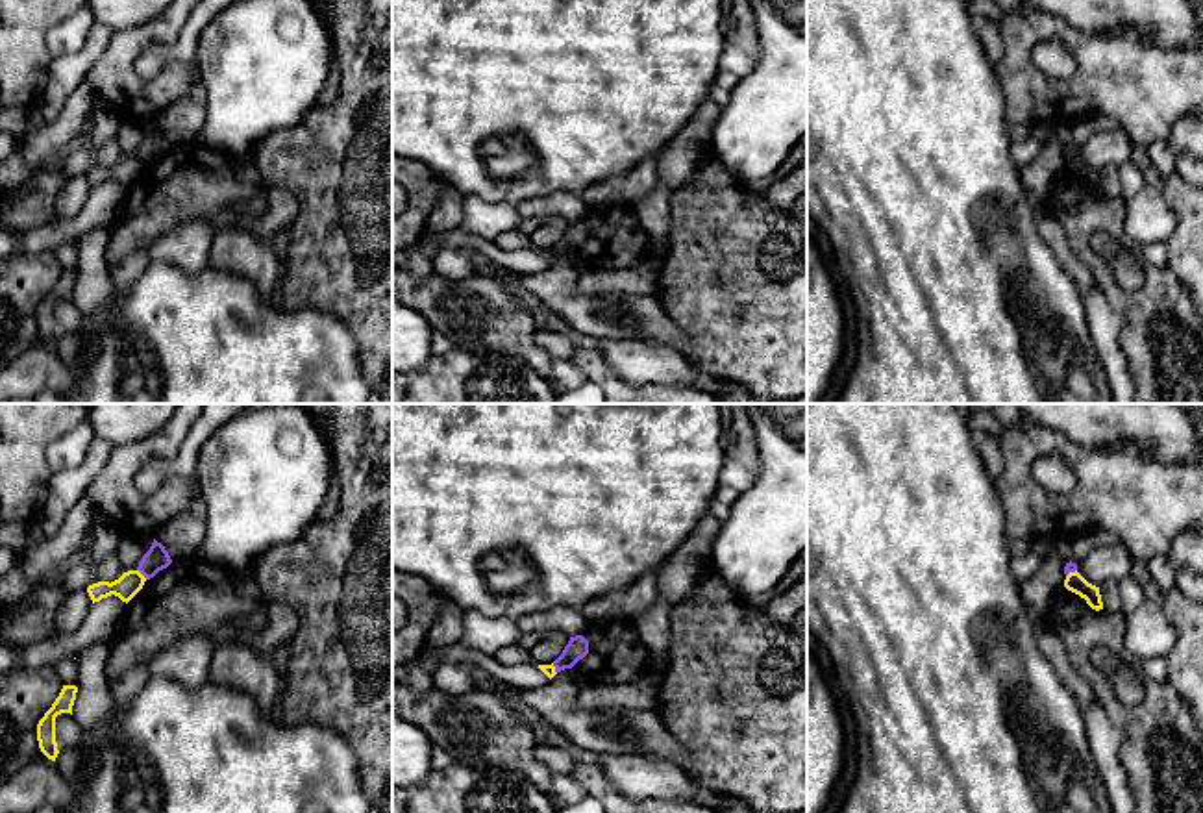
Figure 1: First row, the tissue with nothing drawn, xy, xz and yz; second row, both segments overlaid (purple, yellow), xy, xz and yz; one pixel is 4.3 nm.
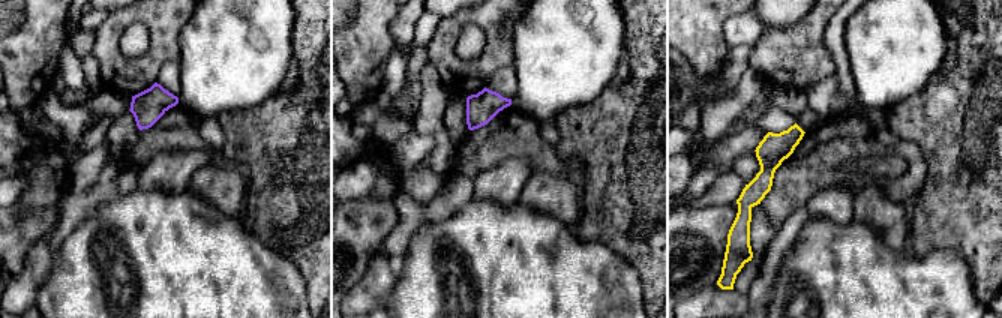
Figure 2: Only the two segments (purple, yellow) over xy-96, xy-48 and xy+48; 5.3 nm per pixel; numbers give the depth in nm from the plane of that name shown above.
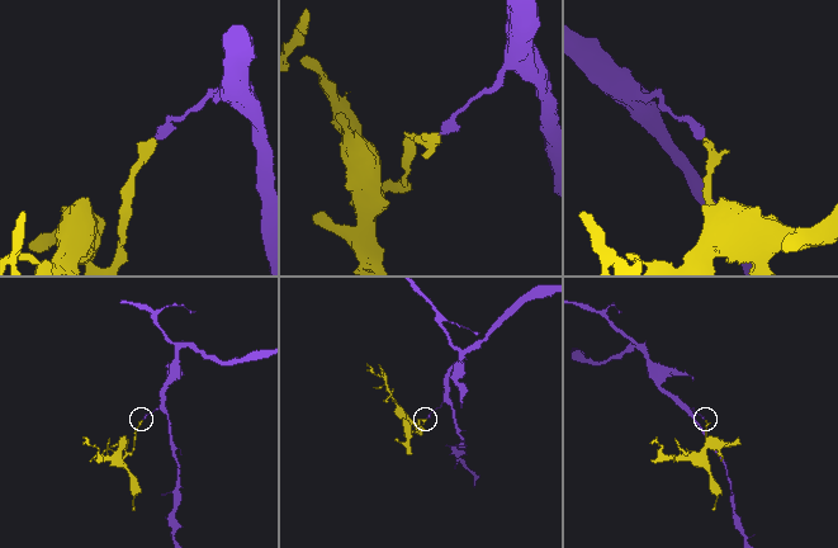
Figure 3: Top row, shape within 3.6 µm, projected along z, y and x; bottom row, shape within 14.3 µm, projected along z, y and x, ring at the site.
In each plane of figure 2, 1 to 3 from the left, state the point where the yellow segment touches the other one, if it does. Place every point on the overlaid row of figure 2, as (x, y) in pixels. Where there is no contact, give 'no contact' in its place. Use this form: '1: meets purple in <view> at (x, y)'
1: no contact
2: no contact
3: no contact

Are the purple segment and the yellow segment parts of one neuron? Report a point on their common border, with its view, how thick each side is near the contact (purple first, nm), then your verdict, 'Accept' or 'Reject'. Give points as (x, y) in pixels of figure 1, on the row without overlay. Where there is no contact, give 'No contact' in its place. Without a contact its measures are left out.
Touches purple at xy (143, 160). Thickness 100 nm (purple) against 100 nm. Reject

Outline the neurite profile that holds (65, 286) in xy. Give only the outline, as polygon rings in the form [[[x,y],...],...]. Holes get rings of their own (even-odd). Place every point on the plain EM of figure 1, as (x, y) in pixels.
[[[63,270],[59,281],[37,309],[39,333],[52,346],[56,346],[59,339],[57,328],[56,328],[56,302],[61,298],[72,300],[76,278],[78,278],[76,270]]]

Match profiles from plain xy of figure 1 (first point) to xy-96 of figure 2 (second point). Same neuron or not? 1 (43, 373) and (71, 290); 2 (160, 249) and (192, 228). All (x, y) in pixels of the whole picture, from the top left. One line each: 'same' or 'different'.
1: different
2: different

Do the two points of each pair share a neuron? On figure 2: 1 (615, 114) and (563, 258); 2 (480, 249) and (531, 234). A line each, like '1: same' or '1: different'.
1: different
2: same

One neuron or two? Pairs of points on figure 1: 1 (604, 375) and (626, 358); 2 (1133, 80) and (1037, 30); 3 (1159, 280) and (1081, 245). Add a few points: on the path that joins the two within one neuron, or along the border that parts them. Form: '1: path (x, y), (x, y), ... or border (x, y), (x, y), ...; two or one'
1: border (596, 350), (632, 384); two
2: path (1109, 67), (1061, 30); one
3: path (1137, 299), (1122, 299), (1105, 282), (1100, 267); one

